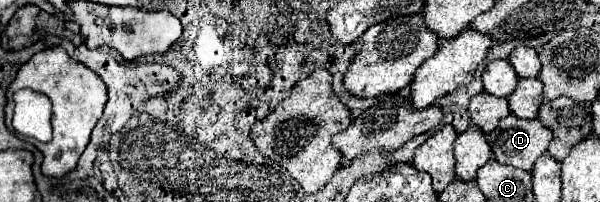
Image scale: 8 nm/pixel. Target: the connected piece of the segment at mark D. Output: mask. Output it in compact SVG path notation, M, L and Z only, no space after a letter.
M508 114L500 120L498 128L488 134L494 158L500 164L512 164L514 168L532 170L536 160L548 150L552 130L546 128L538 118L526 120Z

